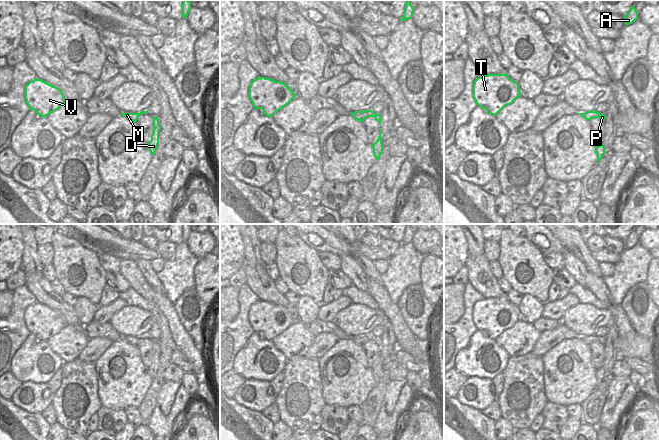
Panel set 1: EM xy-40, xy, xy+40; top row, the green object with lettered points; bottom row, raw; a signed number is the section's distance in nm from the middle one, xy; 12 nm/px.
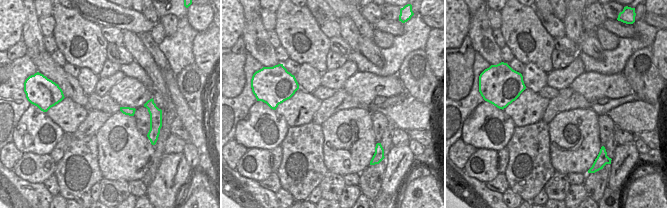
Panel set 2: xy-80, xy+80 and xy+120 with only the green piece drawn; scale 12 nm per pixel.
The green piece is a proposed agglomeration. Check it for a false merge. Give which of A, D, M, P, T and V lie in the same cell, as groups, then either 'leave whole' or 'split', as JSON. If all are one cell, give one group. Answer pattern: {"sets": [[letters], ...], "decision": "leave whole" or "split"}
{"sets": [["A", "M", "P", "T", "V"], ["D"]], "decision": "split"}

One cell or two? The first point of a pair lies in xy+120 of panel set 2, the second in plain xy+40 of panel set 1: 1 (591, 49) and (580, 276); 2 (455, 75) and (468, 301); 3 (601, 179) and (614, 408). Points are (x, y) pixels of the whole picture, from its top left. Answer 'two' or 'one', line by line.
1: two
2: two
3: two

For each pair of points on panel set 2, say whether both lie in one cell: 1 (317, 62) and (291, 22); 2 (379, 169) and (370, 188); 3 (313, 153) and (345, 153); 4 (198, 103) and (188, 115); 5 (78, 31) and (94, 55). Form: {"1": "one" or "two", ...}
{"1": "one", "2": "one", "3": "two", "4": "two", "5": "one"}

